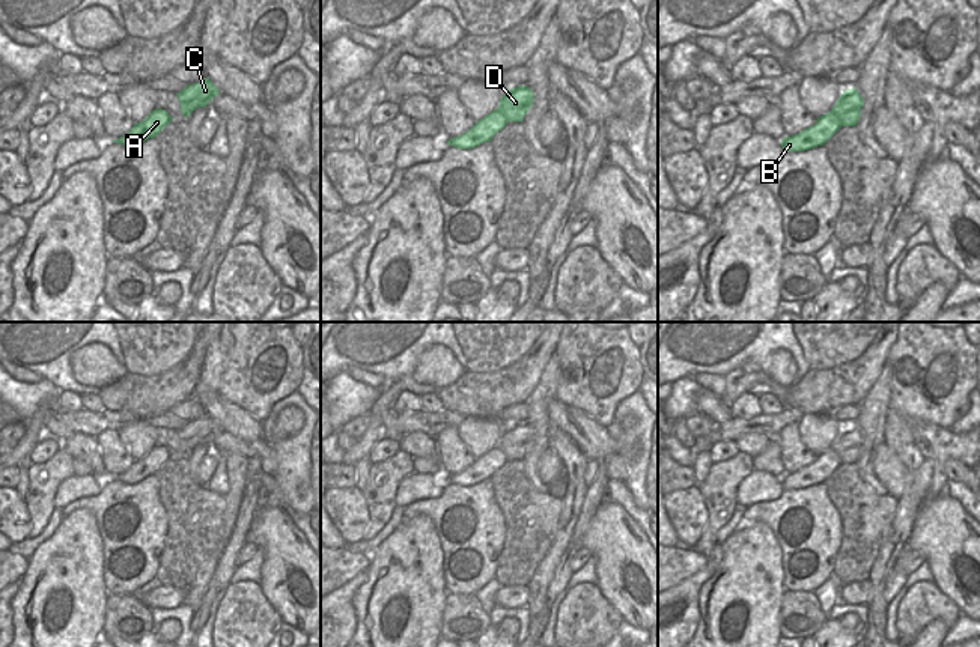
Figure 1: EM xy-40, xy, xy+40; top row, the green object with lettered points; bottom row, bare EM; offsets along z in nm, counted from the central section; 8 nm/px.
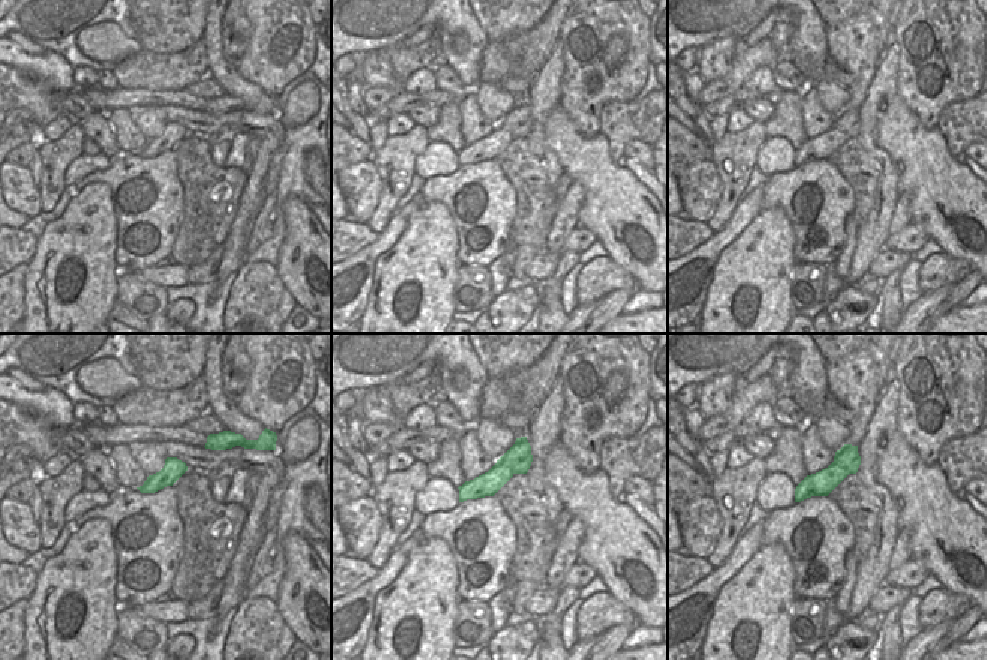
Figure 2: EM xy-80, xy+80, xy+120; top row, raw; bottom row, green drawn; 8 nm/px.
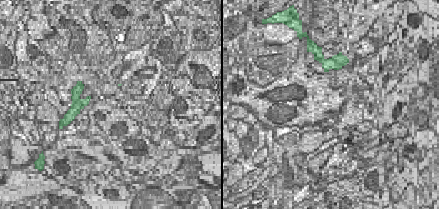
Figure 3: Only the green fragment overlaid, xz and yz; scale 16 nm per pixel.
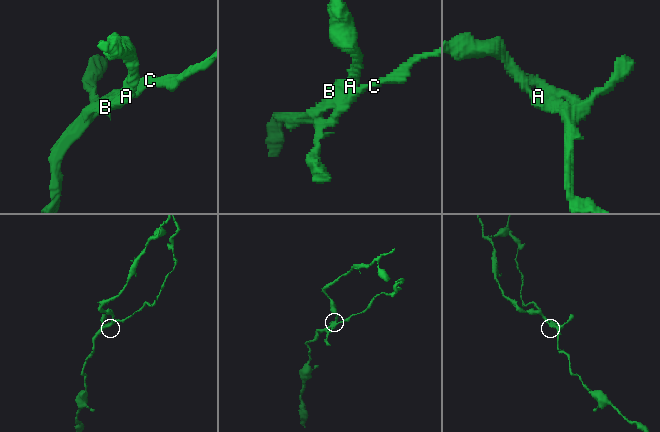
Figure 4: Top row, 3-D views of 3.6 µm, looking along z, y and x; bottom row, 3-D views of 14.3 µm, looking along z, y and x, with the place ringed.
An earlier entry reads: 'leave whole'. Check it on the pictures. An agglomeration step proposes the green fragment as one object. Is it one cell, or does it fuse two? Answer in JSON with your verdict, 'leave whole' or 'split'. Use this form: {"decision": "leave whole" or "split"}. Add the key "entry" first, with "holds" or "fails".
{"entry": "fails", "decision": "split"}

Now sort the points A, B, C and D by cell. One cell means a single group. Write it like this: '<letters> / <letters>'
A B / C D

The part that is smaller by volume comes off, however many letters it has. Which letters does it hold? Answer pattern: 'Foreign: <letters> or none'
Foreign: C, D

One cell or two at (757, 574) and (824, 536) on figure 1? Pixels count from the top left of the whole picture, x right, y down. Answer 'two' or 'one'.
two

